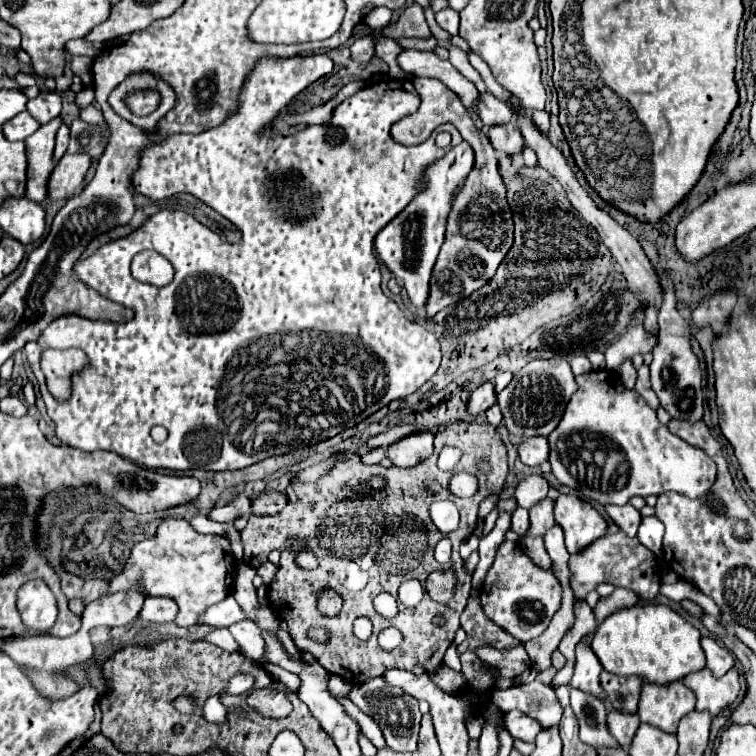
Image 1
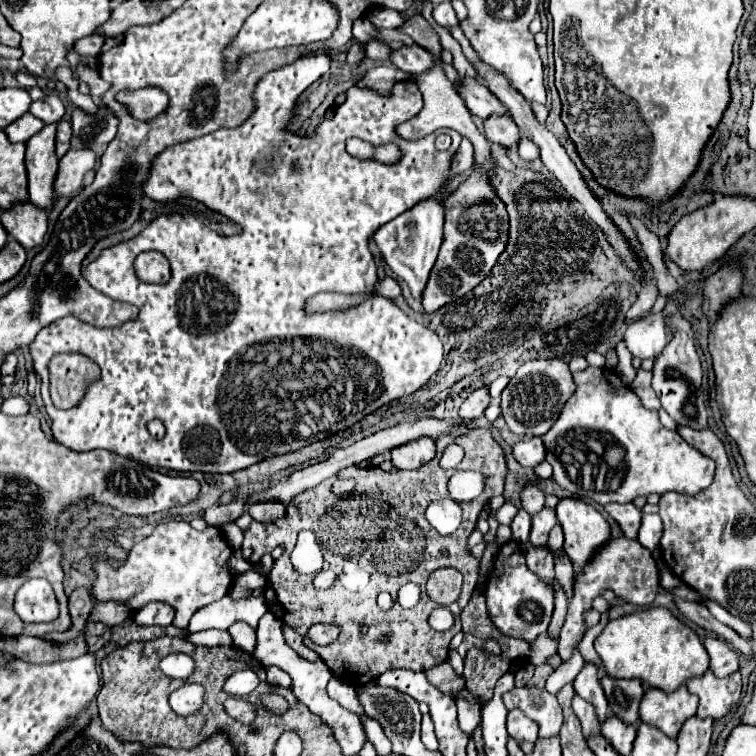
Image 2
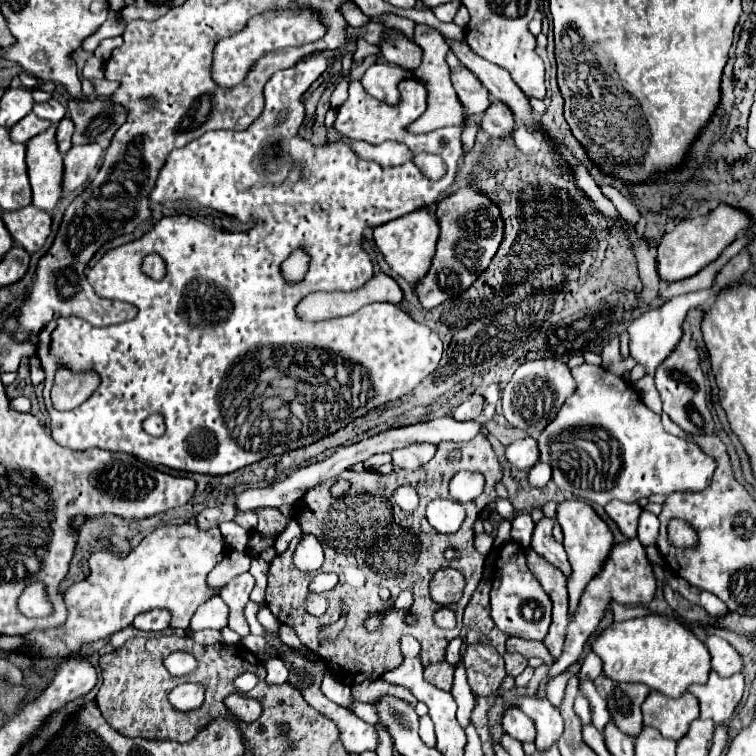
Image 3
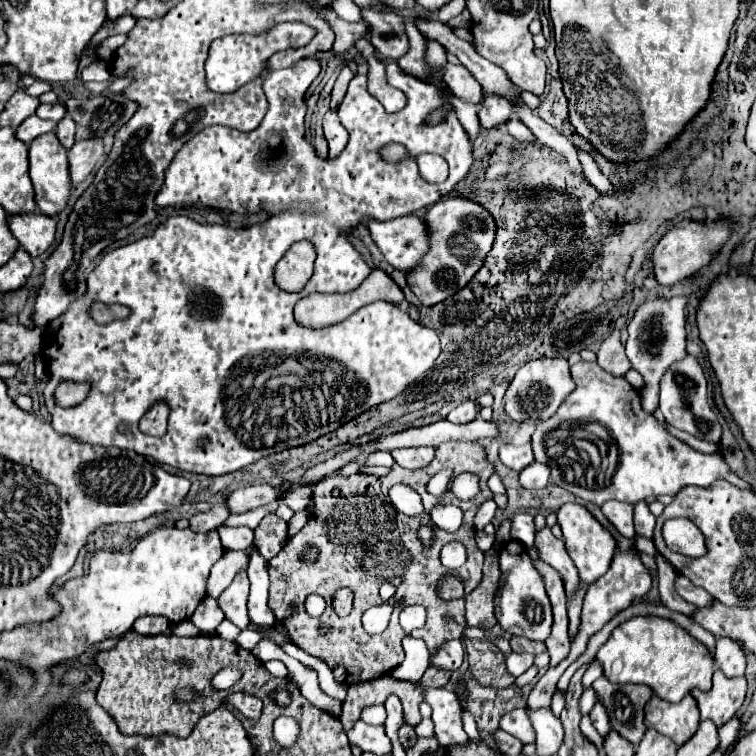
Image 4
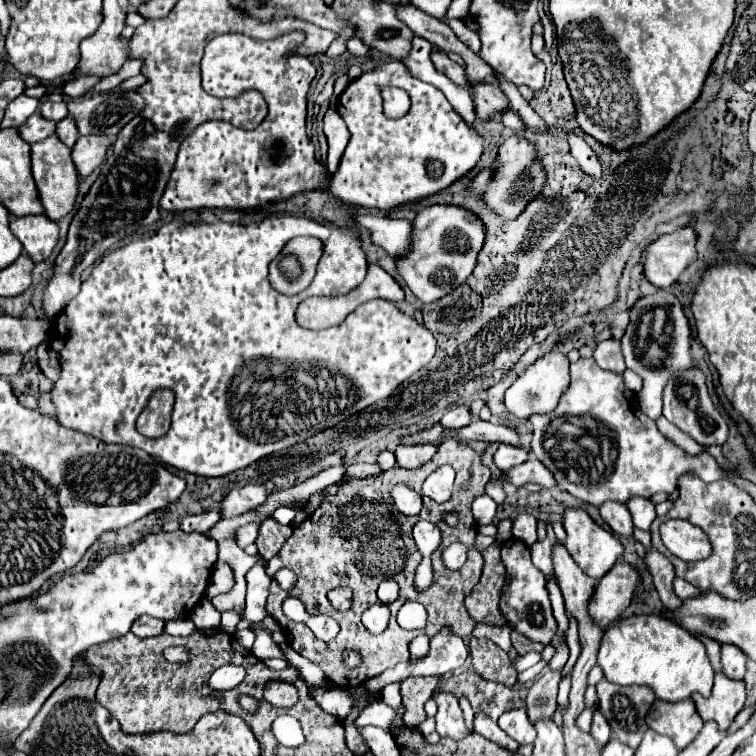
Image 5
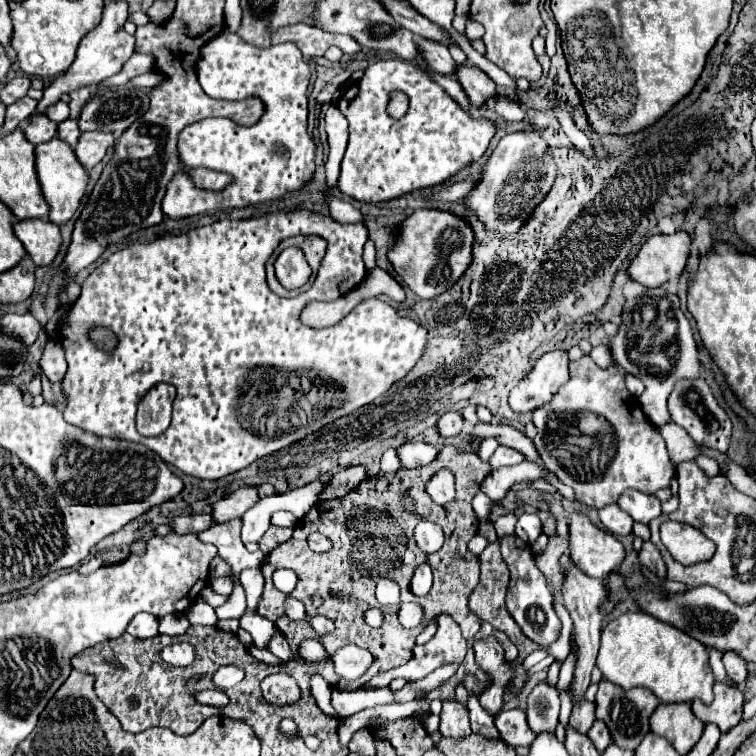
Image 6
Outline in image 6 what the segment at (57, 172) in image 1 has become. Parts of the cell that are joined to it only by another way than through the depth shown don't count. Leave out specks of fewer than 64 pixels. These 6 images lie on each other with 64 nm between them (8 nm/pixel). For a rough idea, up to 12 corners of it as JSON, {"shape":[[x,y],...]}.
{"shape":[[84,132],[76,156],[92,170],[114,144],[110,132]]}

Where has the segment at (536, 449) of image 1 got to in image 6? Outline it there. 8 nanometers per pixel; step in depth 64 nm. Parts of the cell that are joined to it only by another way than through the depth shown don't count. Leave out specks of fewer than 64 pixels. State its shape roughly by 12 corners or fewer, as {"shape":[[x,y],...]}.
{"shape":[[498,446],[488,464],[492,470],[520,464],[524,458],[508,446]]}

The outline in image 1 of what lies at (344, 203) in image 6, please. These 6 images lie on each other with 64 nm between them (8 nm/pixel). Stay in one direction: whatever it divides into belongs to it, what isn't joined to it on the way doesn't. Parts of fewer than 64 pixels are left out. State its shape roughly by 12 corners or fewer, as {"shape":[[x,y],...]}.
{"shape":[[468,142],[426,168],[424,190],[374,246],[424,306]]}

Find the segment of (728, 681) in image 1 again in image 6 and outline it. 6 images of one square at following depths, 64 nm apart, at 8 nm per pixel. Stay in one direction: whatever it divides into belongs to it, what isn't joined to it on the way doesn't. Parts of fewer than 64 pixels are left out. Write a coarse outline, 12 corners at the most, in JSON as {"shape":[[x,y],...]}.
{"shape":[[714,684],[714,702],[692,712],[704,724],[728,732],[742,720],[738,686]]}

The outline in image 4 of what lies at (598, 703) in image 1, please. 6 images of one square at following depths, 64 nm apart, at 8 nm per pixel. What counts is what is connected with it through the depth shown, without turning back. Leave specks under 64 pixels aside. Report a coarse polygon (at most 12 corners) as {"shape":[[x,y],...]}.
{"shape":[[586,688],[580,698],[582,714],[590,712],[596,704],[594,688]]}

